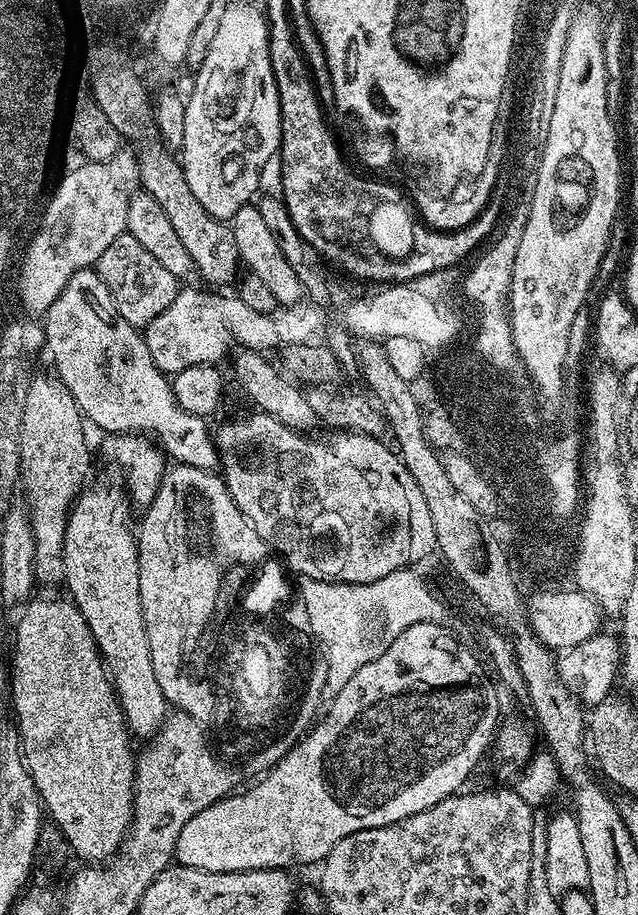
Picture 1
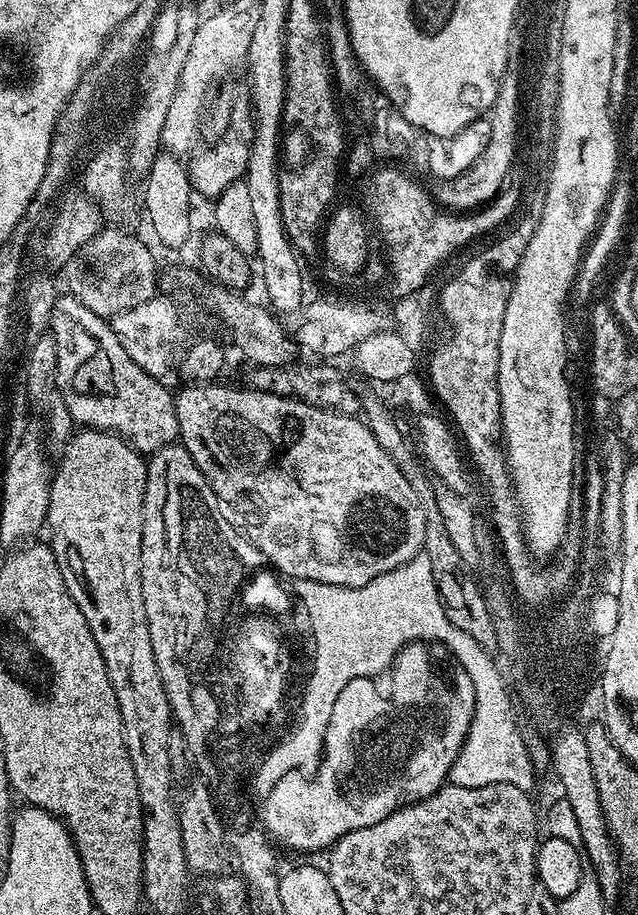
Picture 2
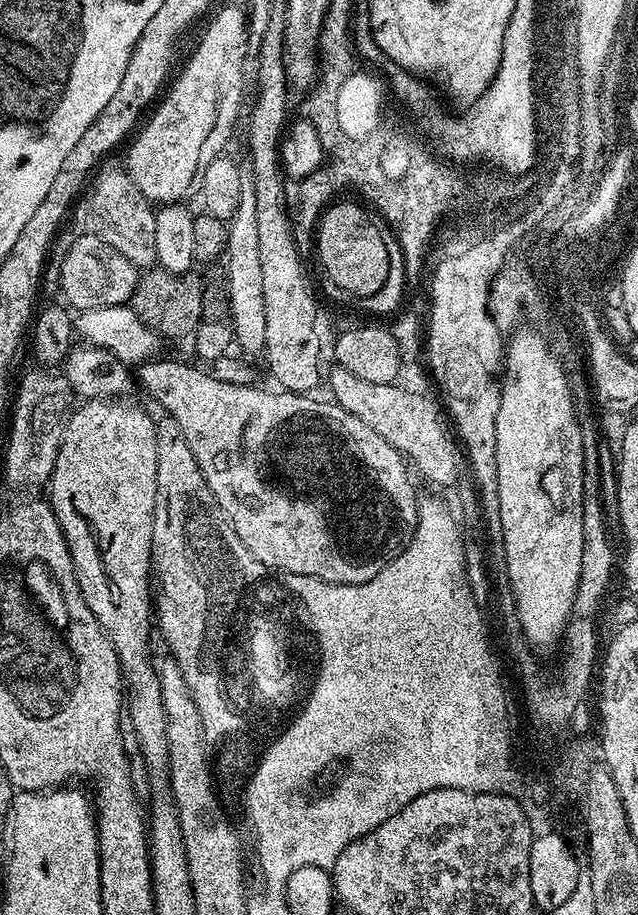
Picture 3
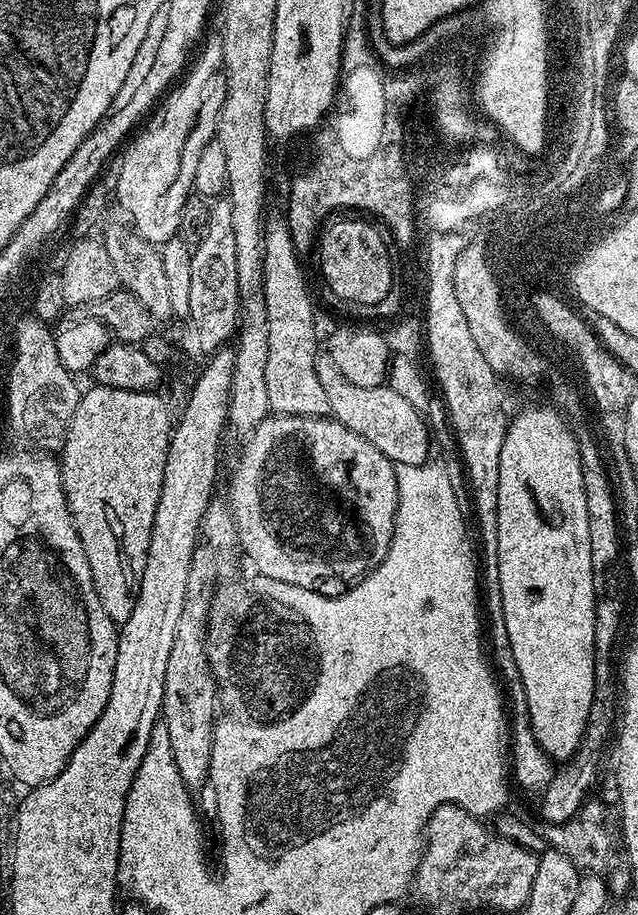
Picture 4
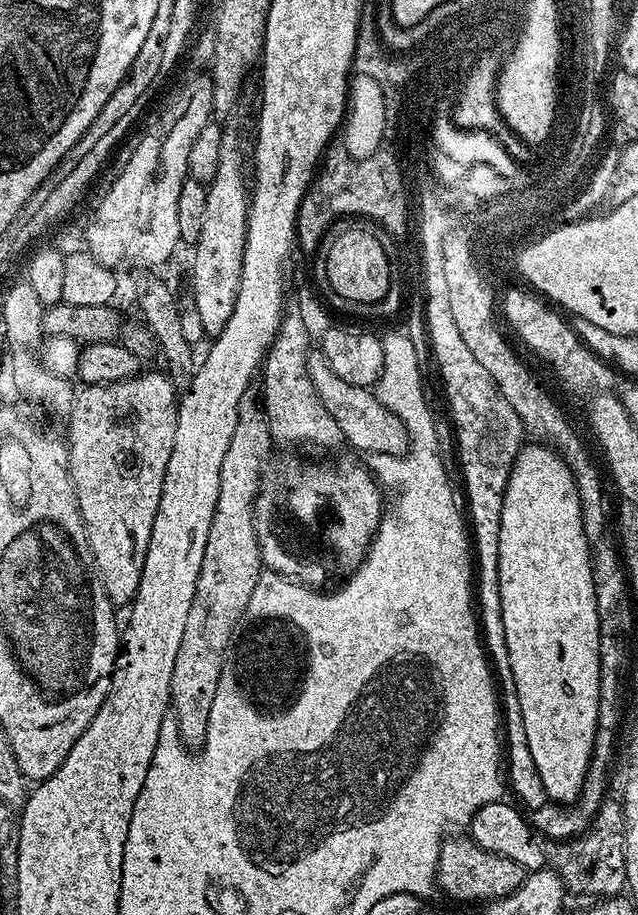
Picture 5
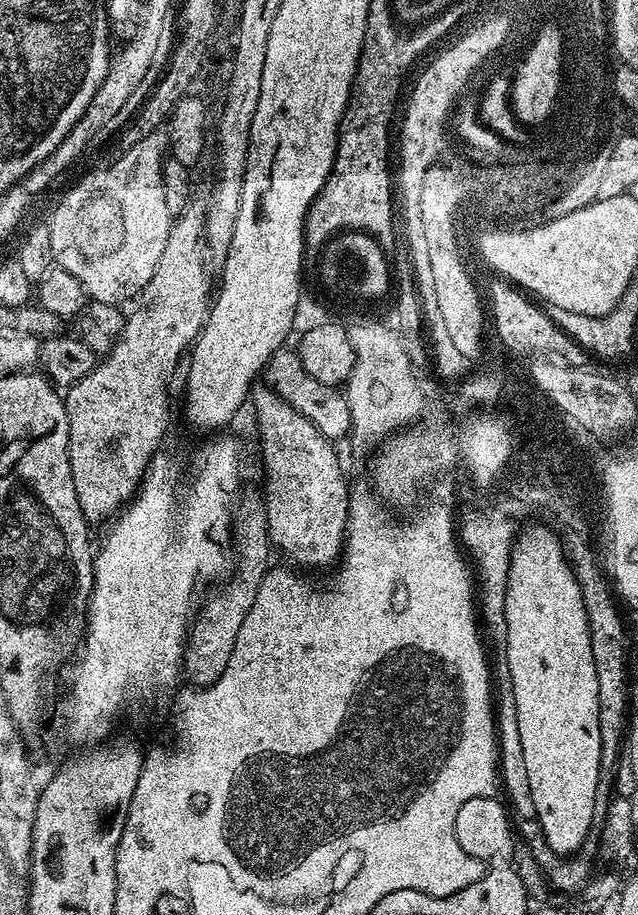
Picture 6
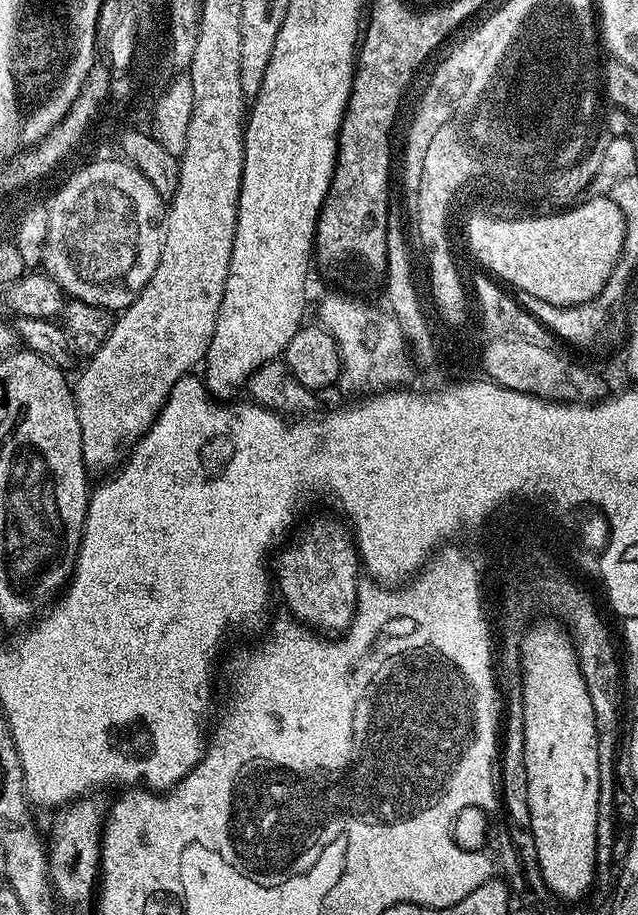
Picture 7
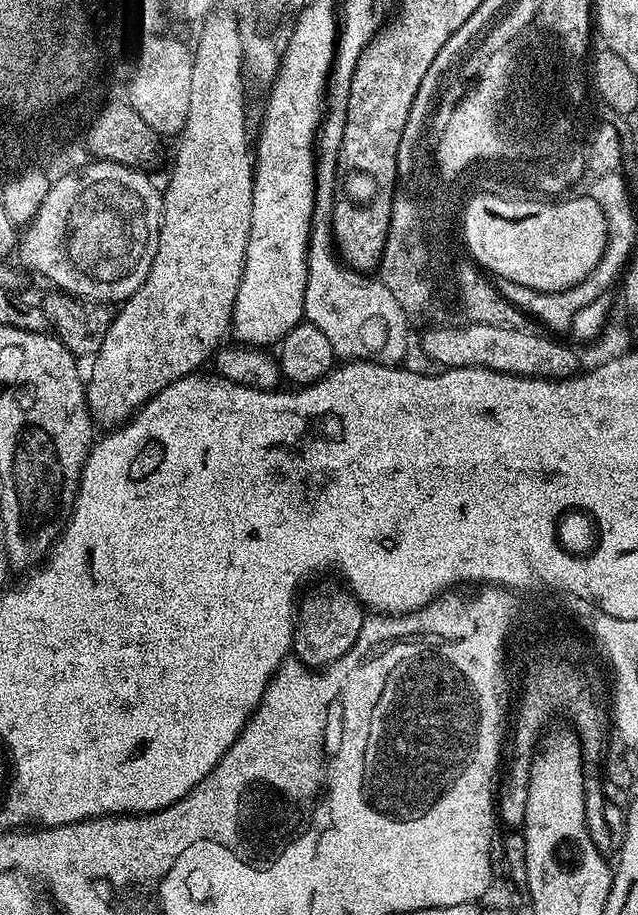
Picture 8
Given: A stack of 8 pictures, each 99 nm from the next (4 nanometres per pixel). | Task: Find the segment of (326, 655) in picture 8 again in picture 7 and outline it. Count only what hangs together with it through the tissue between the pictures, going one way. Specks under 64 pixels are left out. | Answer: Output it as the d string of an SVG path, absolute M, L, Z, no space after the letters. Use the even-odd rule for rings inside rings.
M320 520L310 525L304 537L280 556L280 588L293 612L289 613L299 623L324 634L343 633L356 612L358 553L349 529L341 524Z

